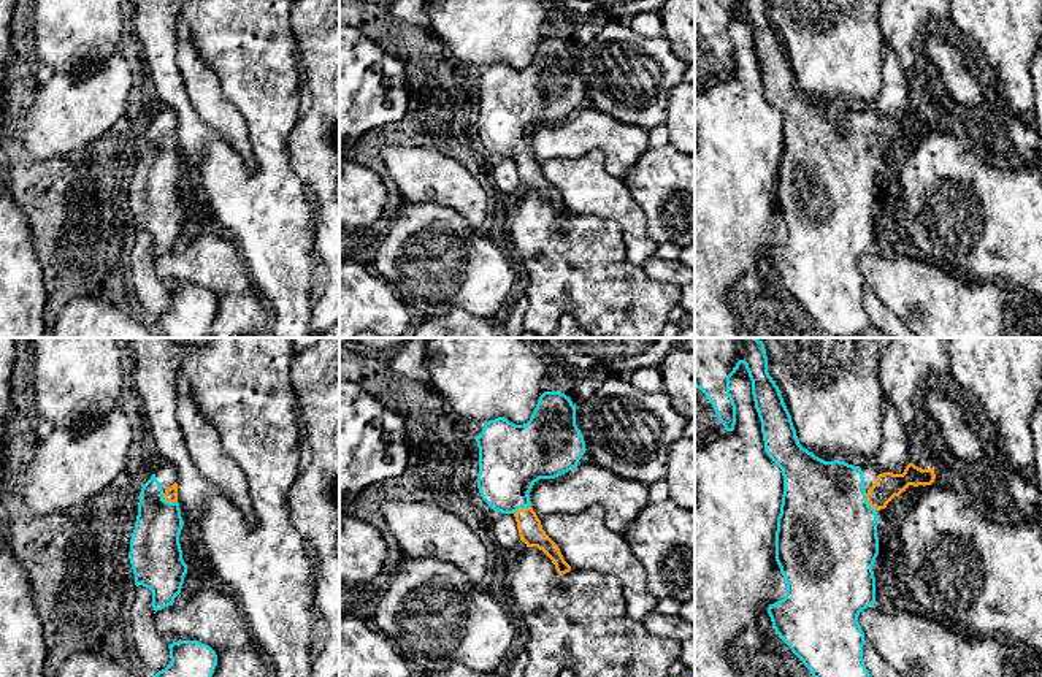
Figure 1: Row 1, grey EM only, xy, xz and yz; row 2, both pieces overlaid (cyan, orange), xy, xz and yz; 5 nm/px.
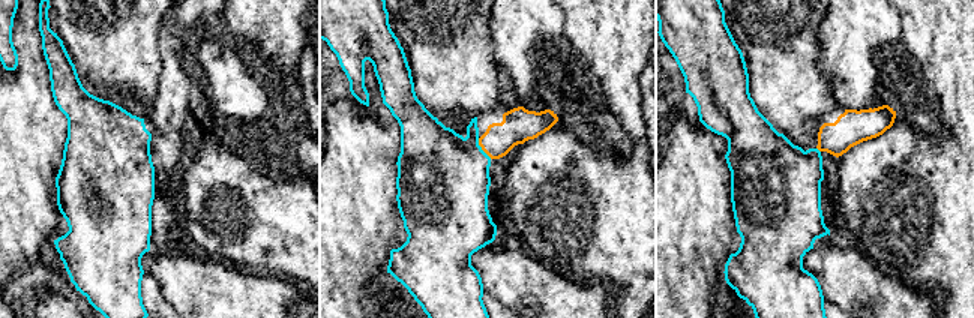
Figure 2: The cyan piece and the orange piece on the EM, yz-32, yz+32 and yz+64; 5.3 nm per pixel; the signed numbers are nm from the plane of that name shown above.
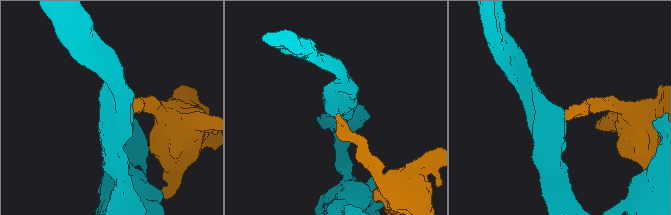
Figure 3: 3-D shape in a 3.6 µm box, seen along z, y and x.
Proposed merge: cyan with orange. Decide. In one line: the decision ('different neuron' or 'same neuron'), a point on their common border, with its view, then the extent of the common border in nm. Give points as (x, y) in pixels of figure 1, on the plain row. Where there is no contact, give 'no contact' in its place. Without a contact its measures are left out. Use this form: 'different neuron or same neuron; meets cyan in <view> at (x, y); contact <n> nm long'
same neuron; meets cyan in xy at (167, 146); contact 90 nm long

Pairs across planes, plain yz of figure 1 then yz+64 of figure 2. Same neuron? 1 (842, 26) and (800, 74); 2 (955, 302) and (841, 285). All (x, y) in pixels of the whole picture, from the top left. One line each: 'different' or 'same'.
1: same
2: same

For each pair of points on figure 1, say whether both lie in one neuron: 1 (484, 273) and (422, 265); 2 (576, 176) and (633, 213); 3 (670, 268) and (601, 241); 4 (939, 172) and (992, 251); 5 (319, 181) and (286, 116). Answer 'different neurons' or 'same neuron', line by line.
1: same neuron
2: same neuron
3: different neurons
4: same neuron
5: different neurons

